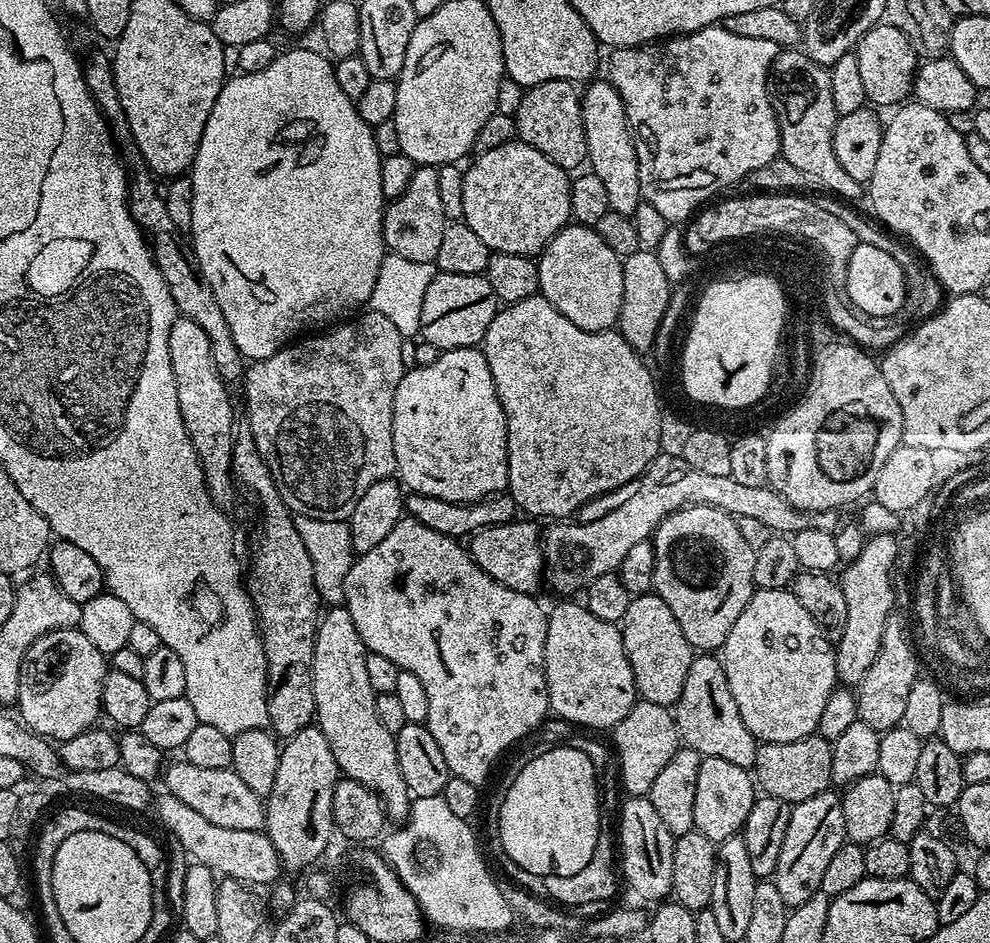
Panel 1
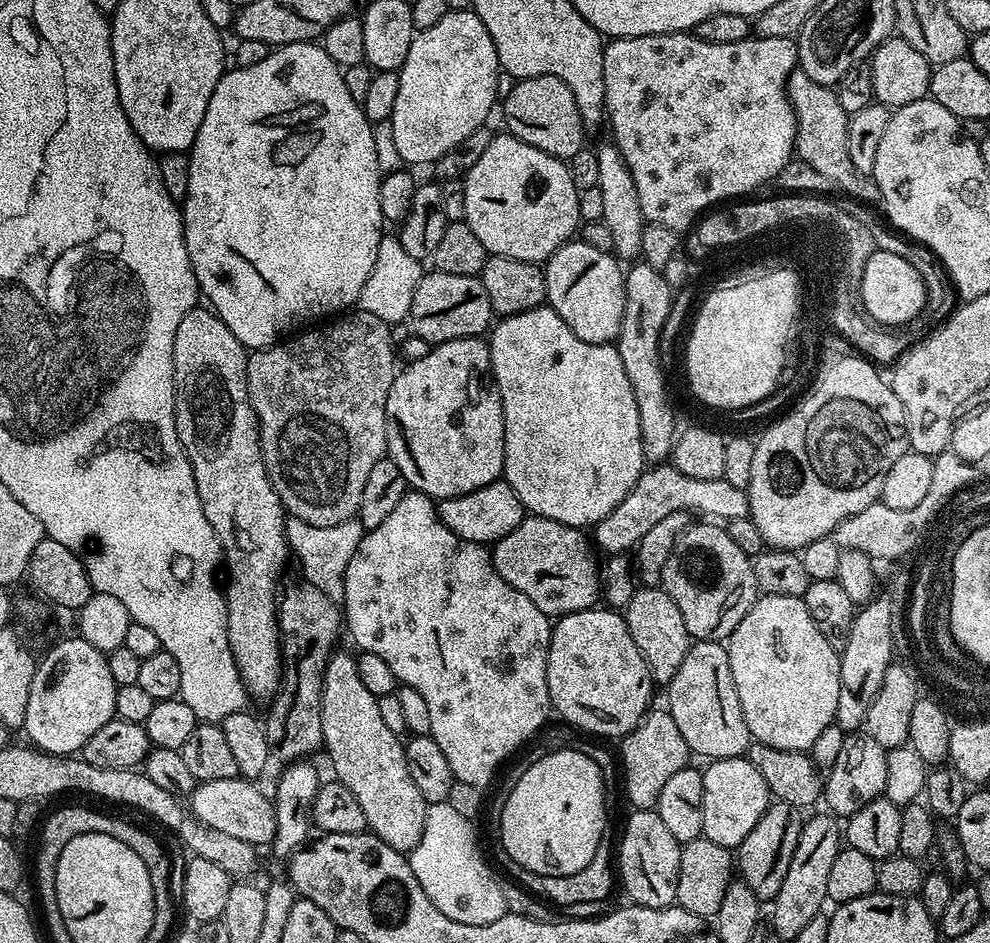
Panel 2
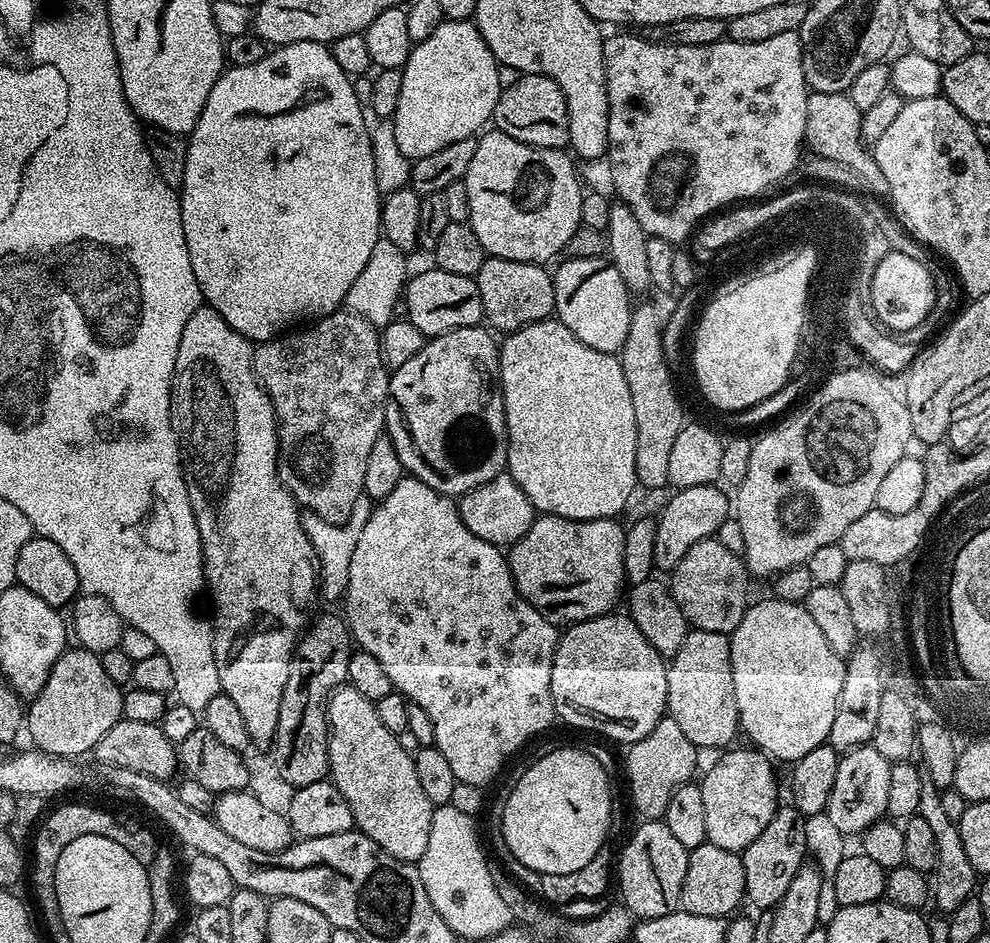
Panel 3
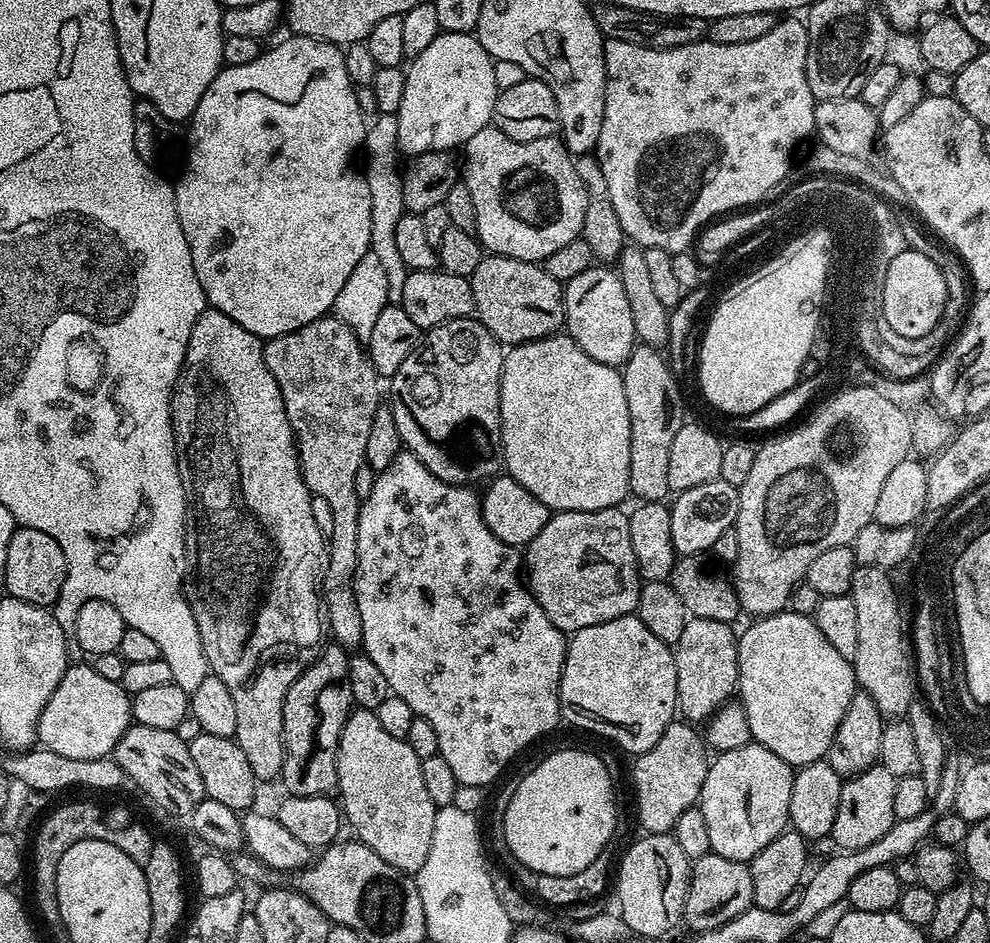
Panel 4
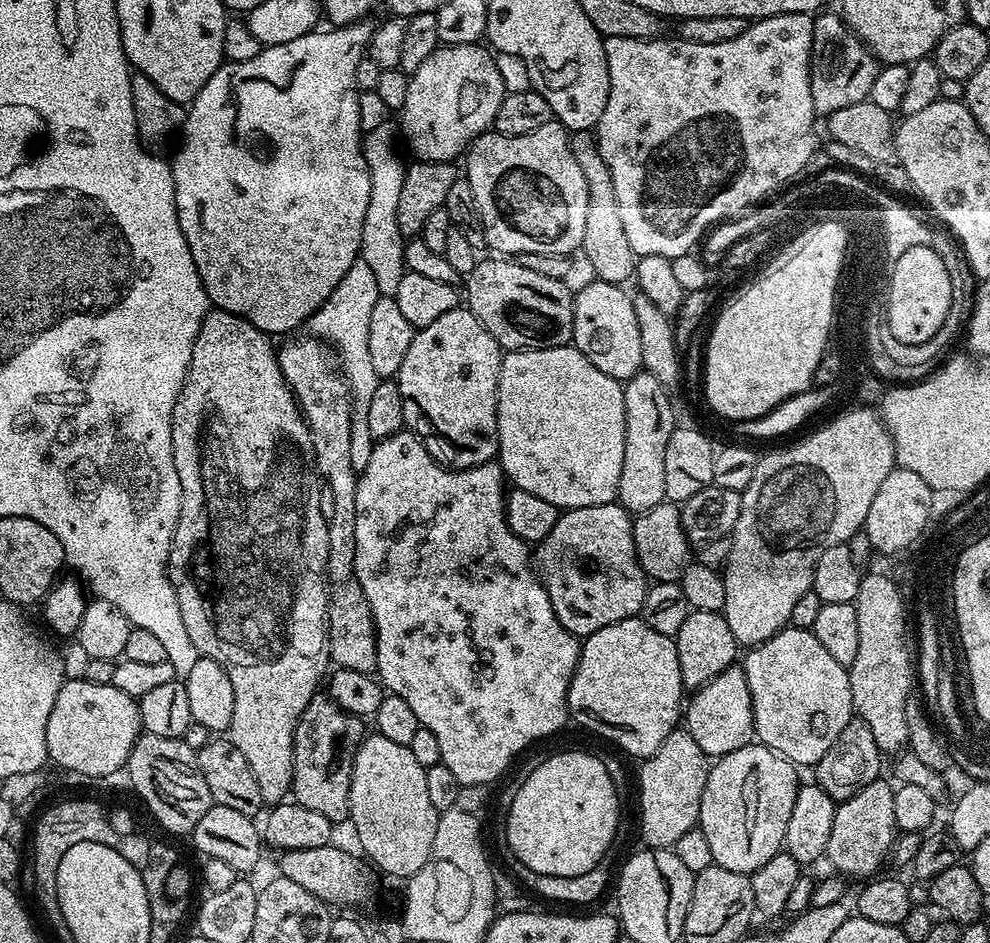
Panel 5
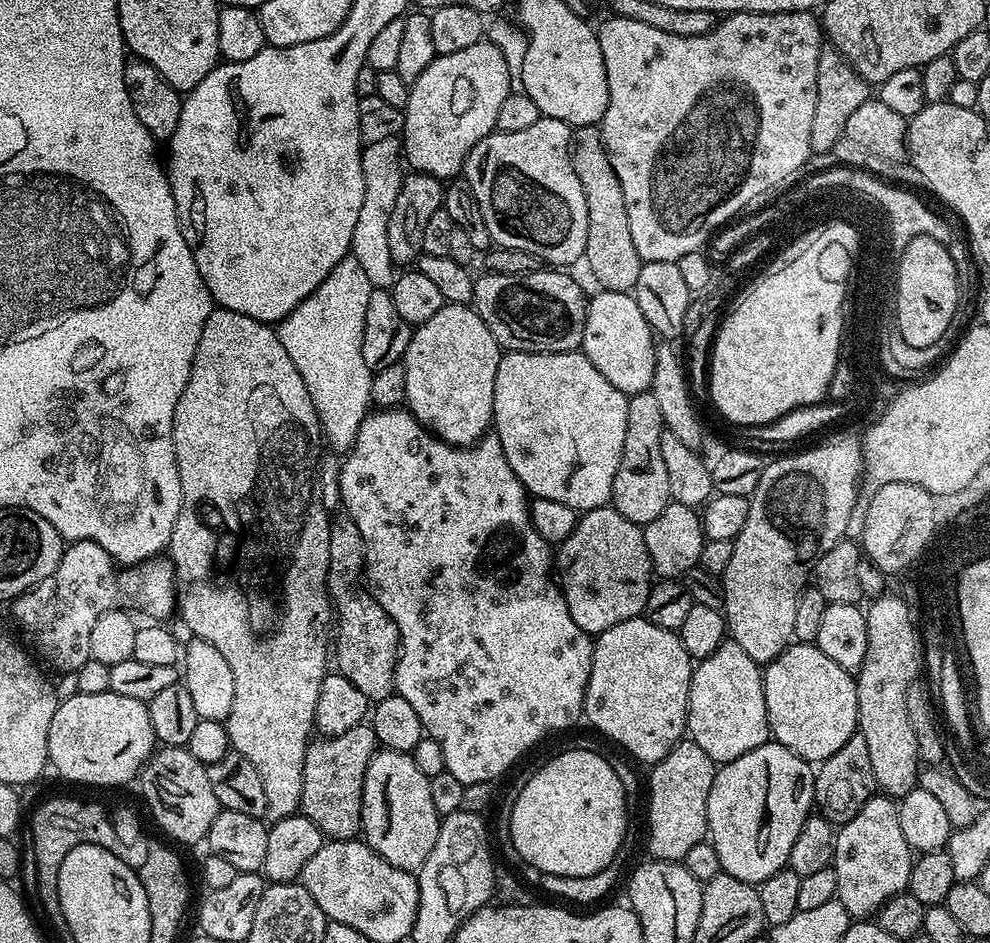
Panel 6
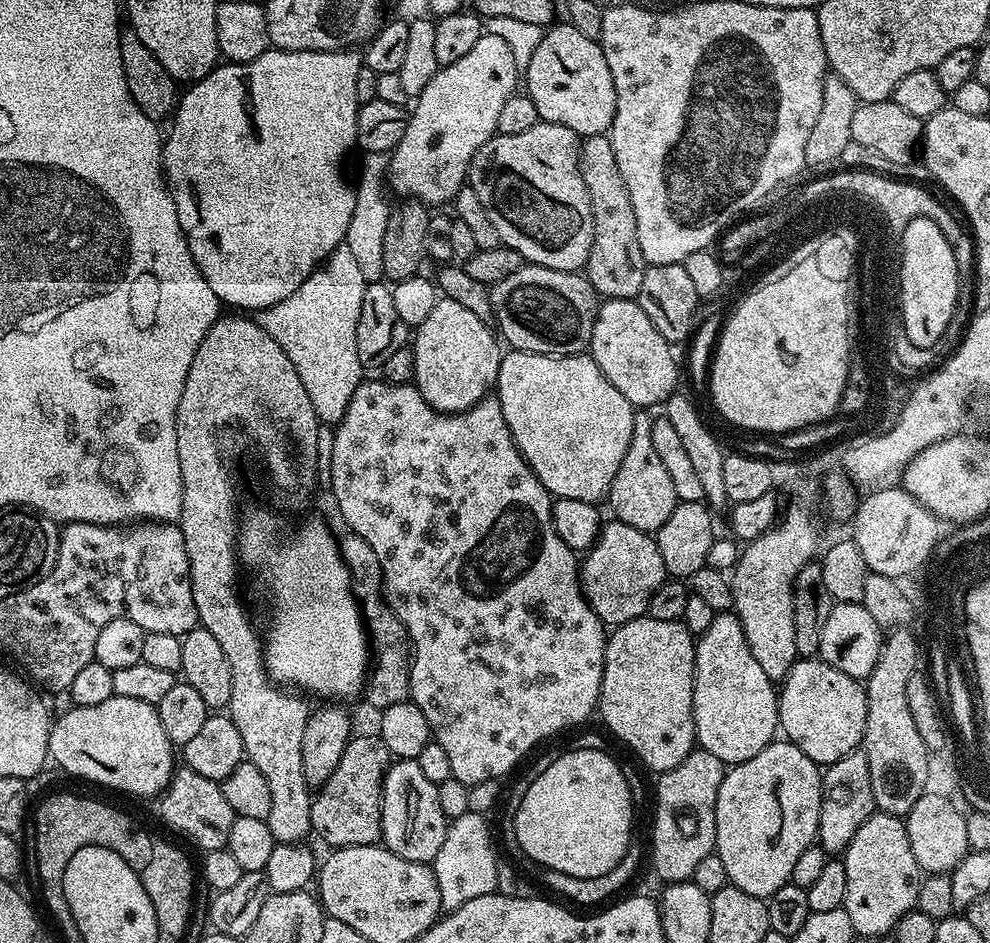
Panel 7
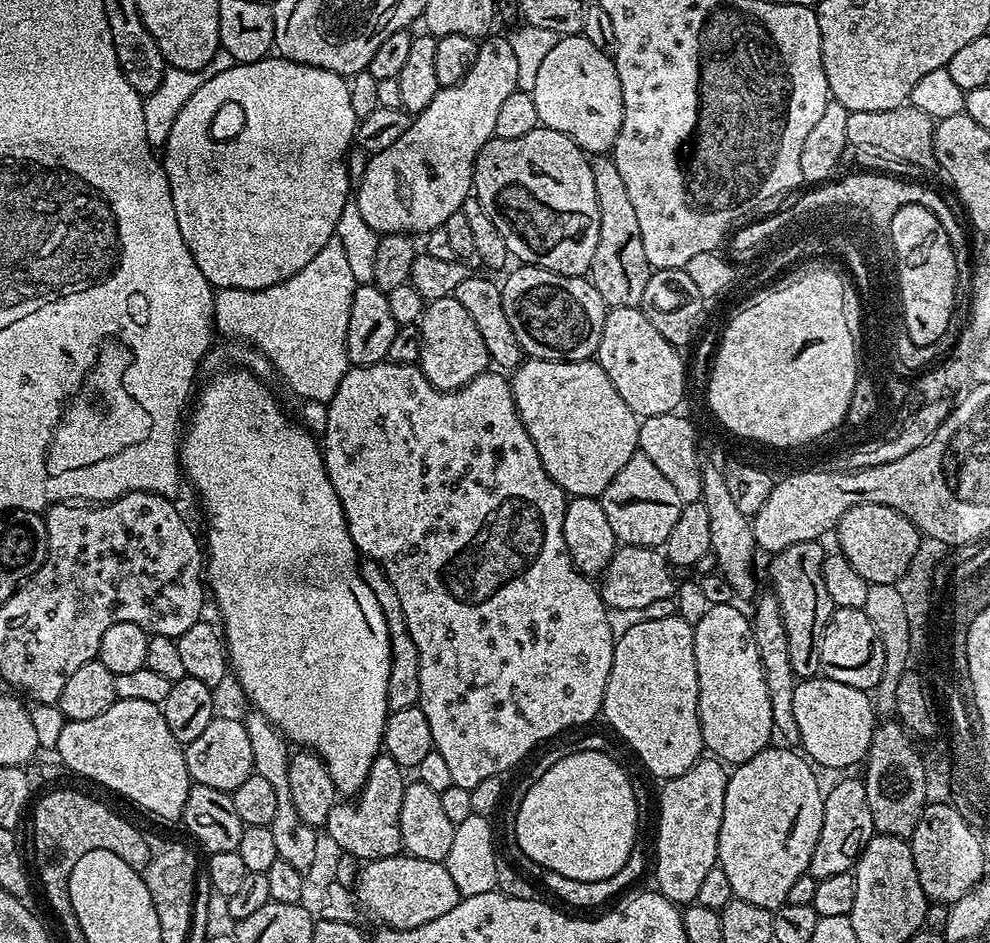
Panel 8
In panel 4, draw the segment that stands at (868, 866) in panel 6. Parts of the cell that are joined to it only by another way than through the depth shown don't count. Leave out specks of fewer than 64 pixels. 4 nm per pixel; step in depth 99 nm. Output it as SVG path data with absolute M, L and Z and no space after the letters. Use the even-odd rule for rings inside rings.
M879 762L866 769L862 774L845 779L841 786L841 797L830 835L836 848L850 852L870 846L890 830L897 821L894 814L894 786L897 776L890 774Z

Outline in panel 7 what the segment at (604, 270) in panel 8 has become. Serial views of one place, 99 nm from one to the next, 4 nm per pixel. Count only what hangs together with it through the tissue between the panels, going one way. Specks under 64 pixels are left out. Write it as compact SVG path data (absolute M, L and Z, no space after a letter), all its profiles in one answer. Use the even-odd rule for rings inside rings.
M607 135L585 136L580 140L580 173L586 182L586 194L590 194L592 211L592 245L586 265L586 275L597 297L610 300L635 300L642 290L642 274L646 261L642 246L638 246L638 222L634 222L634 205L630 203L630 190L622 182L622 170L618 170L618 158L614 158L614 146Z

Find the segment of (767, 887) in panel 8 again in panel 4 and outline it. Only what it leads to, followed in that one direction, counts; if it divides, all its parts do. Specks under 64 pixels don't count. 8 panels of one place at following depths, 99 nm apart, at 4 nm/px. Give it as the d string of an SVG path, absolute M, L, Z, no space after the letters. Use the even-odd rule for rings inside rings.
M755 742L720 752L716 757L709 763L706 782L702 782L698 801L702 818L706 818L710 833L710 846L712 851L722 858L751 862L759 852L766 850L766 846L770 846L770 842L774 842L774 838L778 838L780 833L789 827L788 807L794 770L772 750Z

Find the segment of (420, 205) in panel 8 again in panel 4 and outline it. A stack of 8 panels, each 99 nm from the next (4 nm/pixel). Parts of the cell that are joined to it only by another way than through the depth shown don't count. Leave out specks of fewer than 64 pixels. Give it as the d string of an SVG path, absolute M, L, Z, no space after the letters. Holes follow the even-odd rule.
M441 32L430 46L426 46L426 50L422 50L422 54L411 57L406 68L406 94L402 94L402 106L394 113L398 122L399 151L413 157L423 152L456 150L474 138L478 130L489 127L498 95L494 70L494 57L470 32Z

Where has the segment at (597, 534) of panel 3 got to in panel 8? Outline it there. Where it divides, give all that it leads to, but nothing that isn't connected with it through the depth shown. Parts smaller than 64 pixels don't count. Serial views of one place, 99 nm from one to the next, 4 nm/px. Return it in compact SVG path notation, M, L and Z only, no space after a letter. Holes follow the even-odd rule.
M625 544L617 547L599 577L600 596L609 609L617 608L620 612L643 613L644 608L650 606L650 602L675 597L678 584L677 581L672 581L671 571L673 572L673 569L669 565L668 558L660 548Z

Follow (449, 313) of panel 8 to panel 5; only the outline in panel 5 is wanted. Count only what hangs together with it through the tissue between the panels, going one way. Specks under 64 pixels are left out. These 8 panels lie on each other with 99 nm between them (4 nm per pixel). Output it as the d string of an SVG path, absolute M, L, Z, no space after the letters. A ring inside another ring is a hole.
M466 306L450 310L450 314L442 314L442 318L430 322L430 326L419 329L415 338L410 342L410 350L406 350L406 358L402 358L402 366L394 377L398 390L402 394L402 414L407 431L414 432L423 438L428 445L428 453L440 464L450 468L473 468L474 466L491 464L497 459L500 443L496 433L496 391L498 390L501 359L502 349L499 342L492 337L490 330L486 330L486 326L482 326L482 322L478 322L476 315Z

